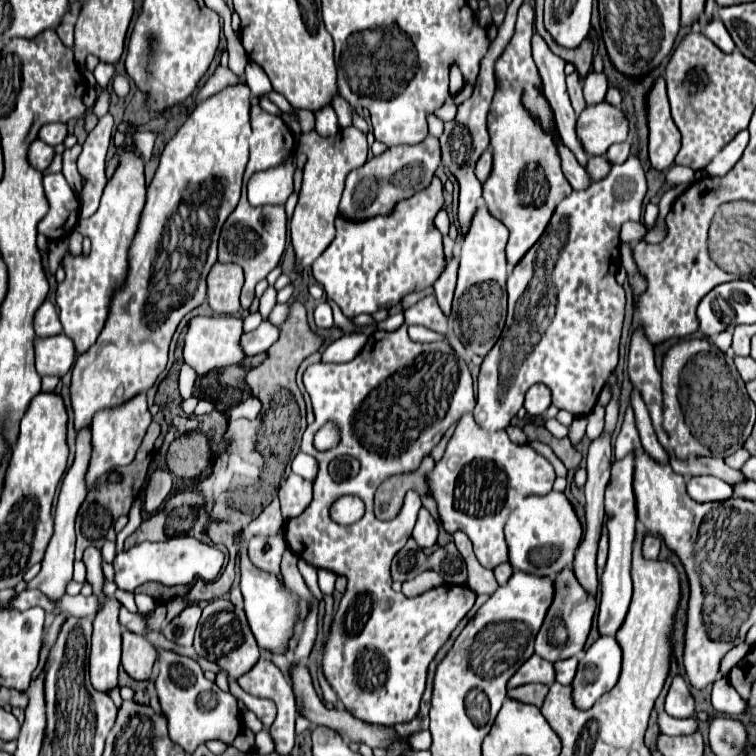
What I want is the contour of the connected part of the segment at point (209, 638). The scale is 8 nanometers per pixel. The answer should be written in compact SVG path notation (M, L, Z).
M216 598L204 606L200 626L194 638L194 650L198 652L198 656L210 662L216 662L234 680L246 674L248 670L252 670L252 666L260 658L260 648L256 646L256 640L252 636L244 610L236 608L228 598Z

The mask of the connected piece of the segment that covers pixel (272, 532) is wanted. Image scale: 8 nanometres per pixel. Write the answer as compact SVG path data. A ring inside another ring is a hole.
M274 498L264 510L262 514L248 526L252 536L276 536L280 532L284 524L282 512L280 512L280 502L278 498Z

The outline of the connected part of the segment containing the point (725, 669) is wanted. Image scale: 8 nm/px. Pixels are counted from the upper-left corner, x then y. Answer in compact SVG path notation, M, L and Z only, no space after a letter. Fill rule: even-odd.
M740 644L740 646L734 646L724 658L722 658L722 662L720 662L720 676L724 678L728 672L730 672L730 668L736 664L736 662L740 662L742 658L744 658L744 654L748 652L750 648L746 646L746 644Z

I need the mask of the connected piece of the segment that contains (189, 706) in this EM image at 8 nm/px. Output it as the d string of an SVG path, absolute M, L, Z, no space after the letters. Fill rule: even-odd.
M160 652L160 674L156 678L156 692L160 706L168 718L168 732L172 742L184 750L194 752L200 744L208 740L220 740L232 746L236 736L242 732L242 714L238 700L230 692L222 692L216 682L204 678L202 668L186 656L174 652Z

